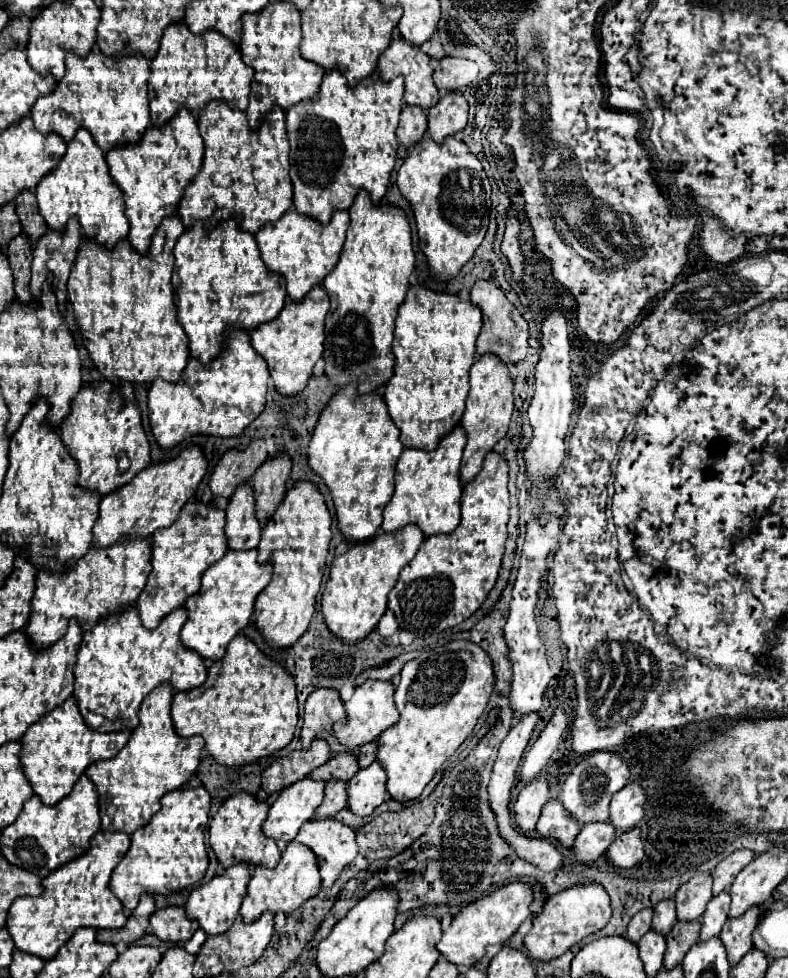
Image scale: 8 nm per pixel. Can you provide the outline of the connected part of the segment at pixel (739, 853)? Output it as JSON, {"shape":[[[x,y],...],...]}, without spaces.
{"shape":[[[736,850],[732,852],[730,856],[726,856],[712,872],[712,878],[714,878],[714,894],[720,894],[722,890],[728,890],[730,884],[734,882],[736,874],[748,864],[752,862],[756,854],[752,850]]]}

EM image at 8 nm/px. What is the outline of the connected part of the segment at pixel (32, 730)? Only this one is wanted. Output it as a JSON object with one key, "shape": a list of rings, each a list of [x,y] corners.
{"shape":[[[70,696],[62,706],[56,706],[54,710],[46,712],[38,722],[34,722],[22,736],[20,756],[24,764],[24,774],[30,780],[34,794],[40,794],[42,802],[52,806],[74,788],[78,778],[92,762],[114,758],[128,744],[130,734],[132,734],[130,730],[118,732],[92,730],[84,722],[76,706],[76,698]]]}

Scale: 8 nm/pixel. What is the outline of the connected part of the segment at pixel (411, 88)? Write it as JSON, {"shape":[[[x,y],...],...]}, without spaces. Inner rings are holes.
{"shape":[[[396,38],[378,58],[378,72],[382,80],[390,80],[398,74],[406,78],[404,100],[412,106],[428,110],[440,98],[440,92],[432,80],[432,58],[422,52],[420,46],[412,46],[404,38]]]}

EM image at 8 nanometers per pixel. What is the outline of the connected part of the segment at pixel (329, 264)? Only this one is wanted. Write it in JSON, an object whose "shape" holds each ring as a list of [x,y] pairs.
{"shape":[[[290,208],[276,224],[270,222],[260,228],[260,232],[256,232],[256,242],[262,252],[264,264],[286,278],[286,290],[292,300],[302,300],[308,290],[316,284],[322,284],[326,274],[336,266],[348,224],[348,210],[336,210],[328,224],[320,224],[320,220],[300,214],[296,208]]]}

